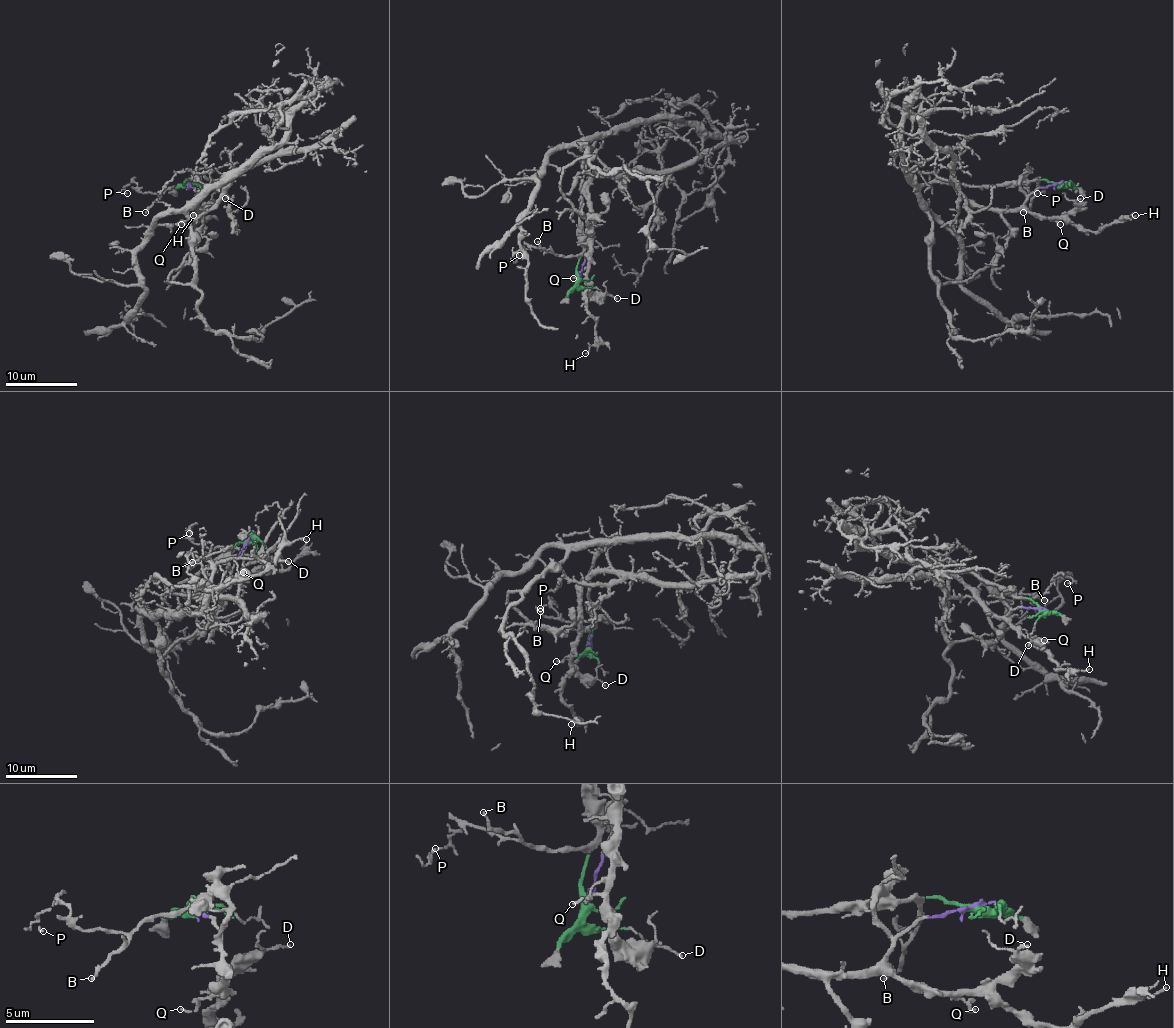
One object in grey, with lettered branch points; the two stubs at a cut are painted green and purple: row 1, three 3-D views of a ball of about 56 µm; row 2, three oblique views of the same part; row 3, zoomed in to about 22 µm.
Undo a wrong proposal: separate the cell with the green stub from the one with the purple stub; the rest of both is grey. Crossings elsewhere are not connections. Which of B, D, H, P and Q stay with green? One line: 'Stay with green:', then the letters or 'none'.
Stay with green: B, P

